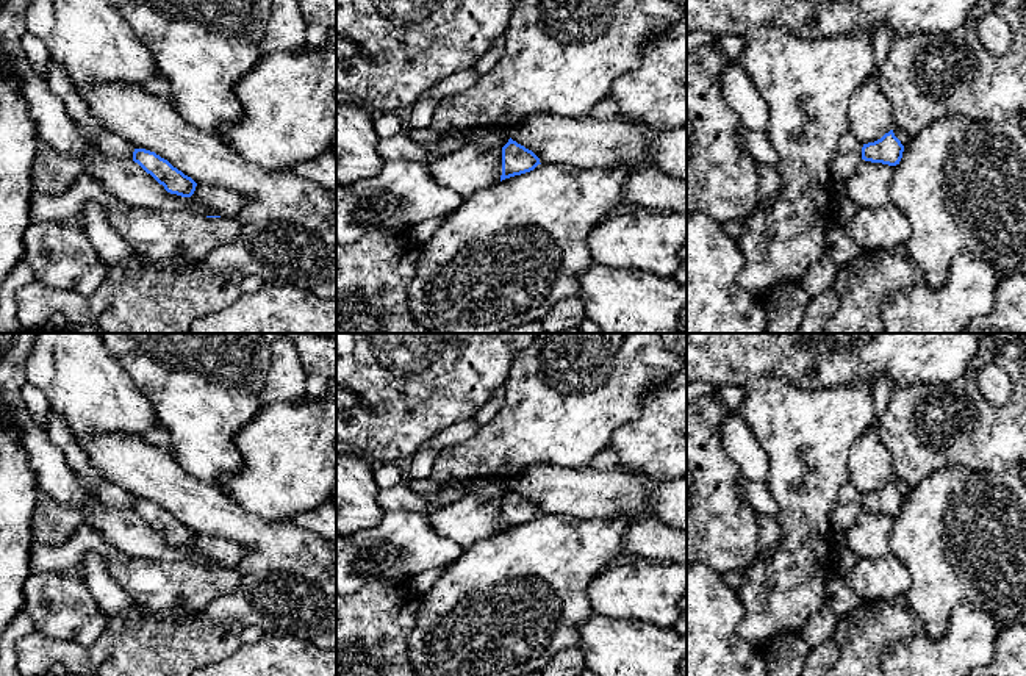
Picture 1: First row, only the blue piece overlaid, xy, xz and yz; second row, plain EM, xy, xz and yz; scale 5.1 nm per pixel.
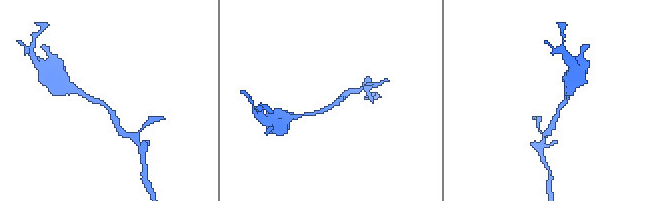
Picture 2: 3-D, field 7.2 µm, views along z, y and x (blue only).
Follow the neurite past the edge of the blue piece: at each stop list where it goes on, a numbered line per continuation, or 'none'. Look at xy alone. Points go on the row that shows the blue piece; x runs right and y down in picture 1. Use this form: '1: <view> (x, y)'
none

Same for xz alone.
none

